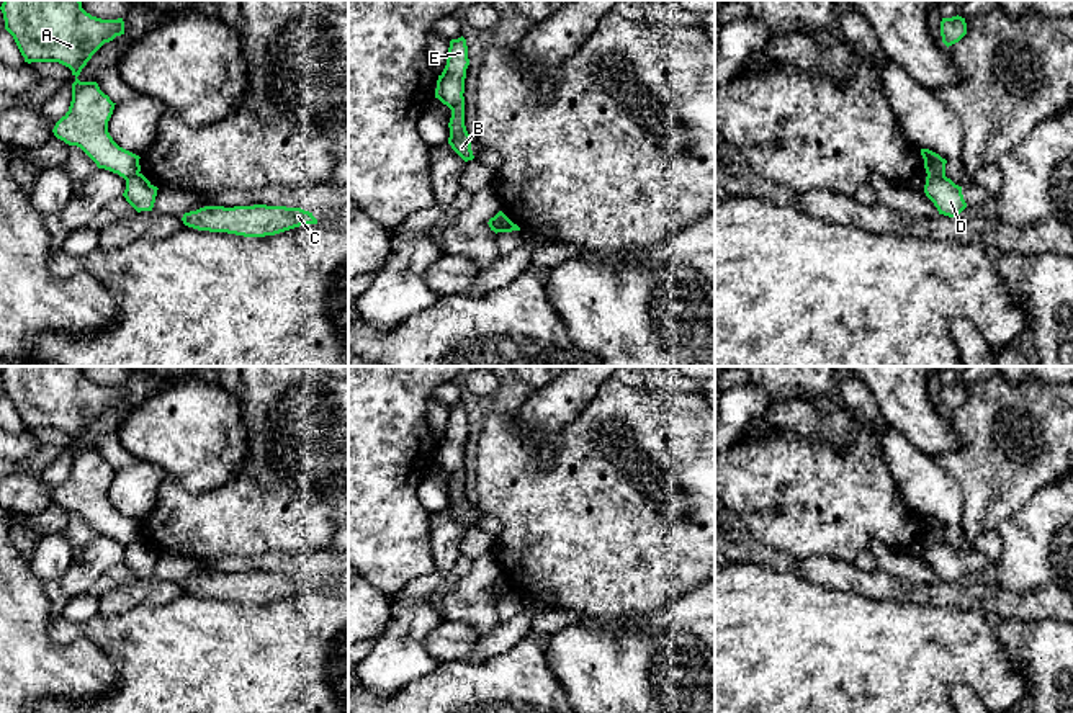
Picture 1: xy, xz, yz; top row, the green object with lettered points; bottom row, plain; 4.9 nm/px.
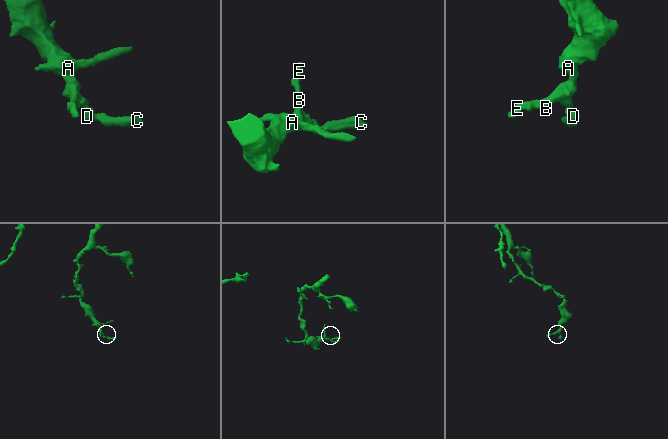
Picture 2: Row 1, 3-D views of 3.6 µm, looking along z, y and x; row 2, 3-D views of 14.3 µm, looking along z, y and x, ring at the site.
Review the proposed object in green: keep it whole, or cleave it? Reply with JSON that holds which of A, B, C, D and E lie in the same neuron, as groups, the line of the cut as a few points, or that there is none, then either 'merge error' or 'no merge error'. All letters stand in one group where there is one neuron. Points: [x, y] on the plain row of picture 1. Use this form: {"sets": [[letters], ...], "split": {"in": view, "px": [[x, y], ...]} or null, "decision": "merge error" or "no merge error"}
{"sets": [["A", "B", "E"], ["C", "D"]], "split": {"in": "yz", "px": [[928, 540], [944, 542]]}, "decision": "merge error"}

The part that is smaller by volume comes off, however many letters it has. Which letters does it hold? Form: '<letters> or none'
C, D

